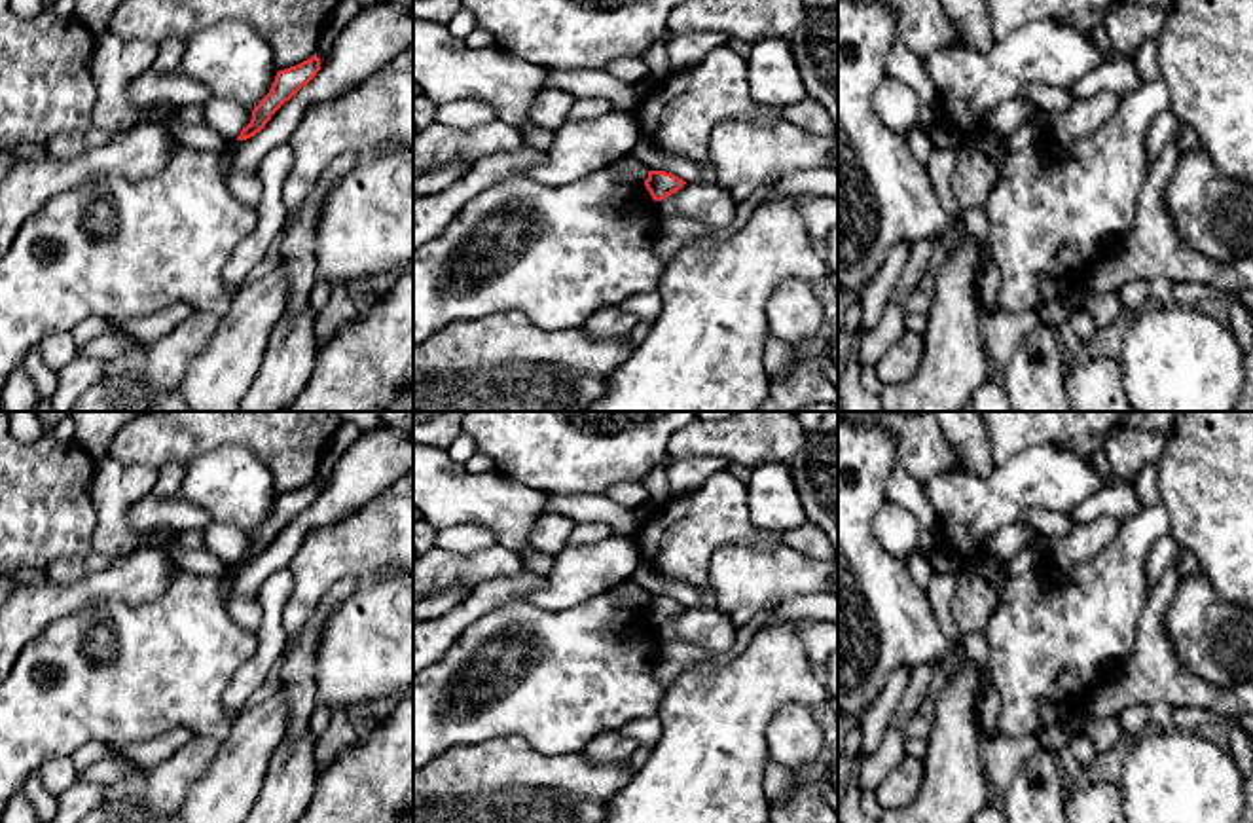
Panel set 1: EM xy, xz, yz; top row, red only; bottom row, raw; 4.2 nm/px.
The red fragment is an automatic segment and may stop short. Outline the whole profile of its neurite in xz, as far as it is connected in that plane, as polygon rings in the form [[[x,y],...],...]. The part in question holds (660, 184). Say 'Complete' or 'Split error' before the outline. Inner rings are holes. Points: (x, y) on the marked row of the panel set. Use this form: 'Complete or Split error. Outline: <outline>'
Complete. Outline: [[[648,171],[648,178],[645,180],[645,186],[654,201],[665,199],[667,195],[679,192],[684,184],[684,180],[665,171]]]

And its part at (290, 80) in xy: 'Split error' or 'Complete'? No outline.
Complete

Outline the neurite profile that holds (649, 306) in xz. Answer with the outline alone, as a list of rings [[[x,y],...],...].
[[[658,290],[648,294],[635,294],[631,298],[626,298],[620,307],[624,311],[633,313],[639,320],[650,320],[654,322],[658,315],[662,313],[663,302]]]

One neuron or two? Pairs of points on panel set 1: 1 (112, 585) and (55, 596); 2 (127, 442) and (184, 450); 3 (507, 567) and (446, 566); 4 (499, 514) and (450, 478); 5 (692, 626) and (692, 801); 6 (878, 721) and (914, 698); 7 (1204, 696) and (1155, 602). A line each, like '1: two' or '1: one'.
1: one
2: one
3: one
4: one
5: two
6: two
7: one

